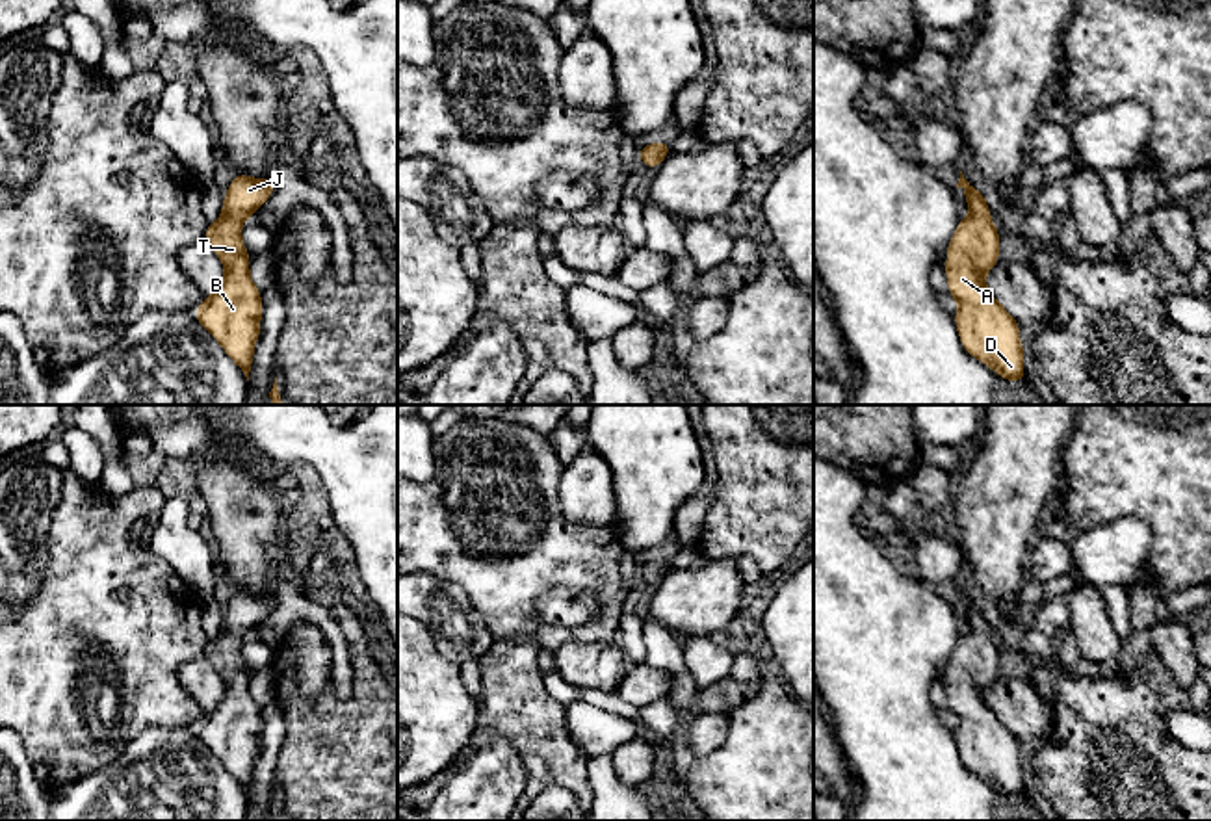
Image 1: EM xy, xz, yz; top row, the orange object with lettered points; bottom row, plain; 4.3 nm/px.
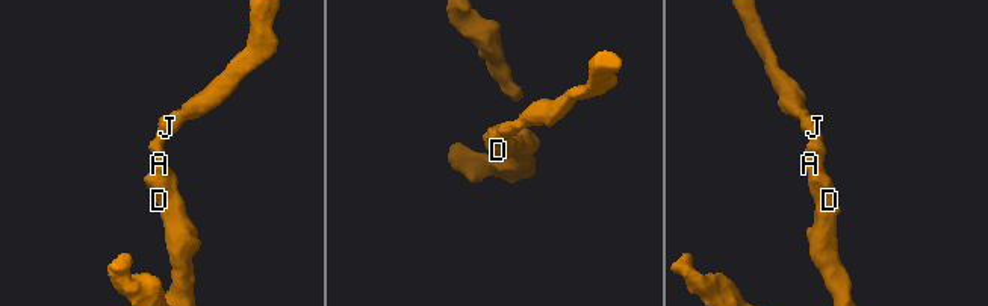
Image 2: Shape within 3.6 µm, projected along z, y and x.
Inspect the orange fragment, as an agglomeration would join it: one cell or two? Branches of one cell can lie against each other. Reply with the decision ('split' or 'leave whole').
leave whole

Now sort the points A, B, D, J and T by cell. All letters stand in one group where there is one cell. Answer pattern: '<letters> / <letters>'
A B D J T

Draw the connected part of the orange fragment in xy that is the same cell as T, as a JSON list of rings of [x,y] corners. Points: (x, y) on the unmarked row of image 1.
[[[236,589],[225,609],[223,630],[210,639],[204,658],[225,682],[221,702],[195,724],[195,736],[221,760],[249,797],[253,767],[260,750],[262,708],[249,693],[251,672],[241,658],[241,637],[275,607],[271,594]]]

